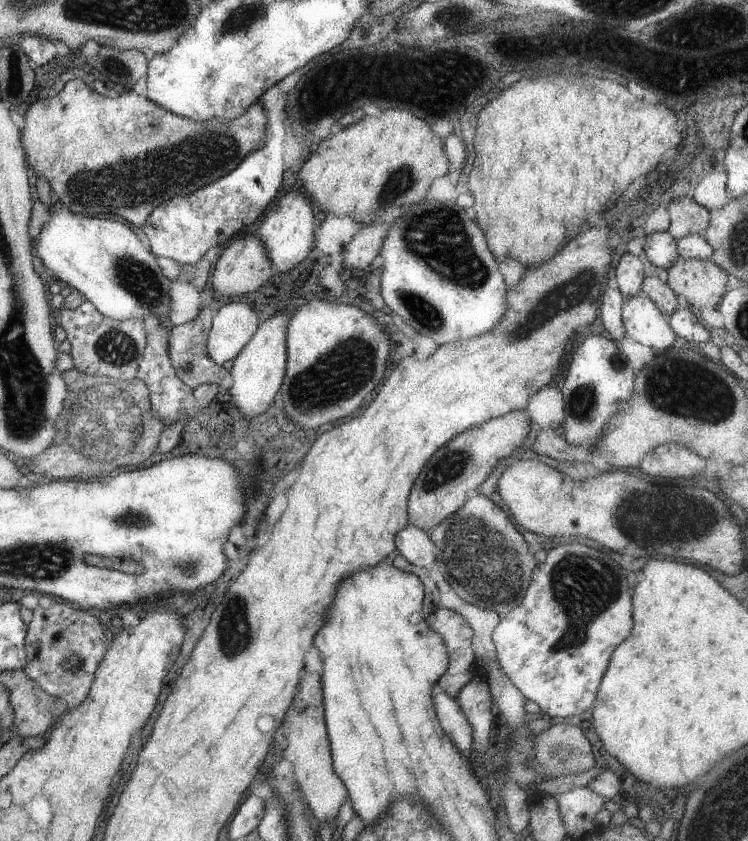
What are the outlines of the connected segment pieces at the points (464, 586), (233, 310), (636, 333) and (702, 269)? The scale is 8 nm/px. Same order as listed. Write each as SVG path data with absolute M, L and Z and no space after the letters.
M472 493L459 510L451 512L447 518L429 532L429 538L438 548L440 559L440 562L434 565L436 569L434 568L430 572L430 577L435 585L445 579L459 598L480 609L492 610L500 617L521 602L530 582L530 574L536 566L533 550L527 548L527 542L523 540L519 531L513 528L513 524L507 520L503 510L488 498Z
M229 302L214 310L206 350L215 364L232 360L257 330L257 316L243 302Z
M637 293L635 296L624 297L625 302L621 308L621 320L624 326L624 332L627 336L643 346L653 348L653 350L663 350L667 348L675 338L675 333L671 330L668 322L668 317L662 315L651 299L642 293Z
M677 260L669 266L667 286L684 305L693 308L715 308L725 292L727 273L706 260Z

